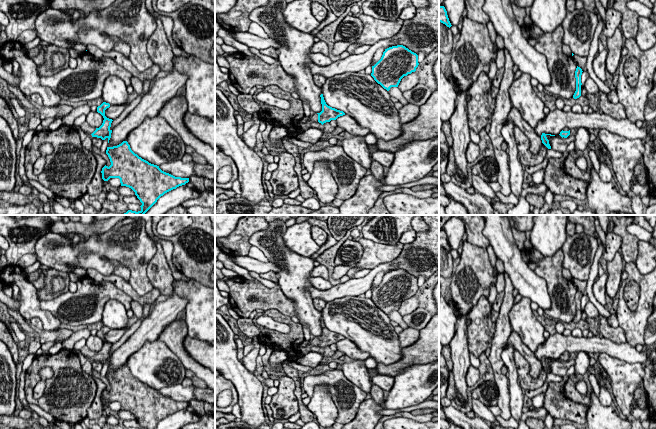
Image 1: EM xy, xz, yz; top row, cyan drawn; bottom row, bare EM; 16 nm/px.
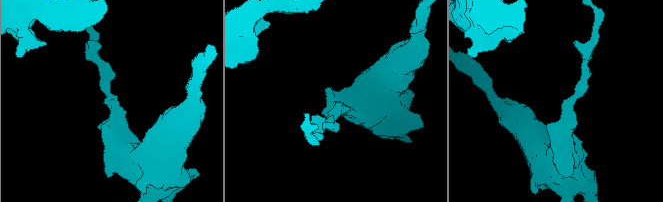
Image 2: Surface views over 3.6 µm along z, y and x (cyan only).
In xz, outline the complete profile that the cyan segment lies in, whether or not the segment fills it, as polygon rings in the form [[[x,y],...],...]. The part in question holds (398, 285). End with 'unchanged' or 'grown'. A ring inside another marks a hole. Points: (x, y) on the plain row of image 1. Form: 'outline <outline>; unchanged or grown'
outline [[[403,269],[392,270],[383,276],[381,283],[372,290],[371,300],[387,315],[398,311],[401,303],[416,295],[418,279]]]; unchanged

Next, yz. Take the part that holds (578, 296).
outline [[[577,290],[576,295],[575,295],[575,302],[576,302],[576,315],[573,319],[574,323],[577,323],[581,320],[581,299],[582,299],[582,293]]]; unchanged

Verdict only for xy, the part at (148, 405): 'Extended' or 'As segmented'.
As segmented

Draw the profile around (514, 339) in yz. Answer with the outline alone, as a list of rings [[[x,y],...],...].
[[[515,331],[511,332],[508,344],[513,345],[528,361],[530,364],[530,375],[533,378],[538,378],[542,368],[541,360],[535,357],[535,354],[523,343],[521,337]]]

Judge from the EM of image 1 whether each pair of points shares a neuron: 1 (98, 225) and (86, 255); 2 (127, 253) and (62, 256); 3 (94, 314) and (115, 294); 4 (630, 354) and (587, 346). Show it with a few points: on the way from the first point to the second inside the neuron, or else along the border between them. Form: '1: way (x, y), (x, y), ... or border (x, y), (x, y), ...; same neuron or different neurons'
1: border (96, 234), (86, 239); different neurons
2: way (111, 253), (78, 254); same neuron
3: way (96, 307), (108, 294); same neuron
4: way (619, 351), (607, 346), (598, 346); same neuron

